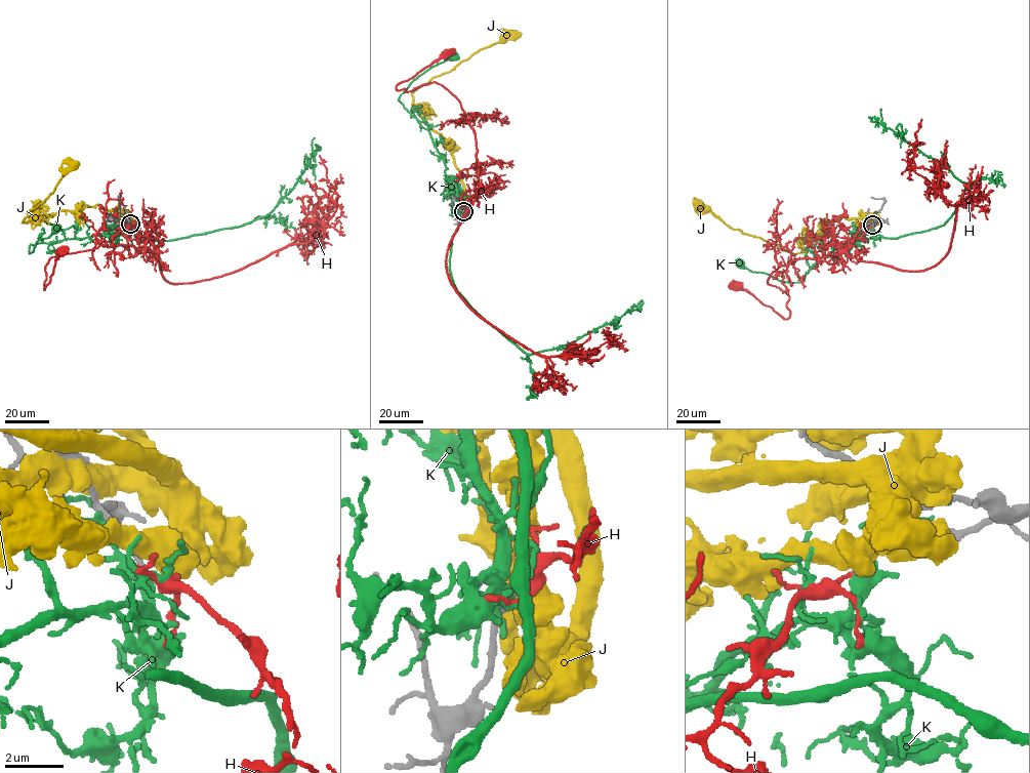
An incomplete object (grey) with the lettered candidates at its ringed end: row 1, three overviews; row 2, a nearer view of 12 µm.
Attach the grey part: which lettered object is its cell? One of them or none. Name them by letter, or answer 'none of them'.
none of them

